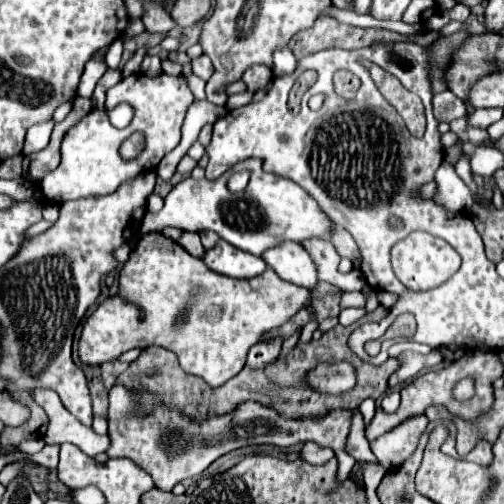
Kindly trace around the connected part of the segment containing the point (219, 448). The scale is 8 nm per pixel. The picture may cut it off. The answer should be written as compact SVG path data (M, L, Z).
M114 386L110 390L110 418L108 418L108 436L112 440L110 450L106 452L110 458L130 458L138 466L146 468L156 482L156 488L170 492L178 482L186 478L194 478L202 474L216 458L228 454L242 446L252 444L274 444L274 446L294 446L298 442L316 442L318 446L332 448L336 456L344 452L346 436L352 426L352 410L334 410L328 416L314 422L312 418L304 420L284 420L274 414L274 410L266 410L266 406L254 406L248 402L234 410L234 414L210 418L204 424L196 424L186 416L180 416L176 410L158 408L154 414L146 418L126 416L132 408L134 396L126 392L122 386Z

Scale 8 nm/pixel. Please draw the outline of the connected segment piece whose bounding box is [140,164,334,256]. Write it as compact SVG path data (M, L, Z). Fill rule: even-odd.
M240 164L226 171L218 180L186 178L180 184L176 184L164 198L162 210L156 214L148 212L144 216L140 224L140 234L162 232L168 226L180 228L184 232L212 230L228 244L254 256L262 256L266 250L286 240L296 244L304 244L310 238L328 240L334 230L334 222L326 216L318 202L310 194L306 194L306 190L300 188L296 182ZM242 168L252 170L252 176L246 190L234 194L227 188L228 176Z

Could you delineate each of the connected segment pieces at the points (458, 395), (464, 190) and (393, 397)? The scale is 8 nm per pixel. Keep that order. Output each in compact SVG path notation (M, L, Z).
M466 376L466 378L458 380L456 386L454 386L454 390L452 390L452 396L454 396L454 400L458 400L462 404L468 402L474 396L474 378Z
M442 164L438 168L436 184L438 184L438 194L434 196L436 202L442 202L452 210L470 210L470 206L474 204L468 186L460 180L460 176L454 172L452 166Z
M392 390L392 392L388 392L384 398L382 398L382 410L384 412L394 412L396 408L398 408L398 404L400 404L400 392L398 390Z

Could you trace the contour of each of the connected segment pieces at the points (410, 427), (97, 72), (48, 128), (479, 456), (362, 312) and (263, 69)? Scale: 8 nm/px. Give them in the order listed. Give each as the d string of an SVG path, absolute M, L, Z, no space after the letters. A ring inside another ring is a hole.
M424 414L418 418L410 418L410 422L402 422L402 426L396 426L388 434L384 434L382 438L376 438L374 442L370 442L374 456L378 458L378 462L392 462L392 466L396 466L394 462L406 462L414 454L414 450L418 448L420 436L426 432L426 426L428 426L428 418Z
M98 56L90 58L88 64L86 64L86 70L84 70L82 78L80 78L76 96L78 98L92 98L94 86L102 76L104 76L104 58L98 58Z
M44 122L44 124L34 124L28 134L26 134L26 144L24 144L24 154L30 154L30 152L38 152L42 150L48 140L50 140L50 134L52 134L52 128L54 128L54 122Z
M480 442L468 456L466 460L476 462L480 466L490 466L492 464L492 446L488 442Z
M346 308L346 310L340 312L340 324L350 326L356 320L360 320L362 316L366 316L366 308Z
M252 64L242 74L242 80L244 80L244 84L248 86L250 92L256 92L258 88L262 88L266 82L270 82L270 78L272 78L272 70L264 64Z

